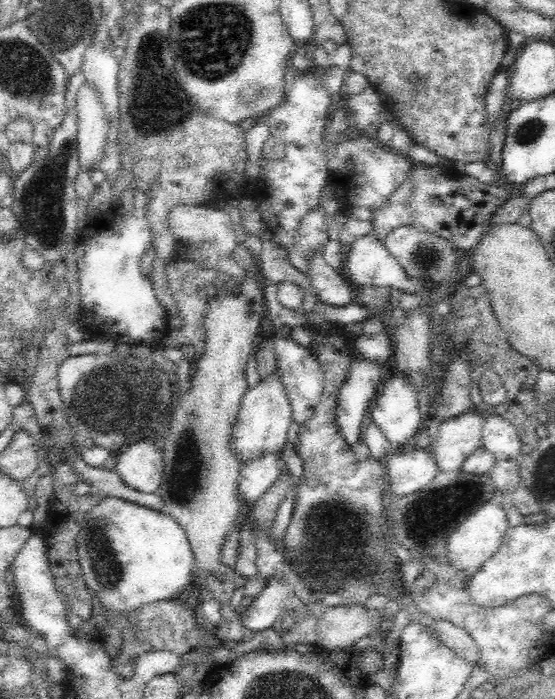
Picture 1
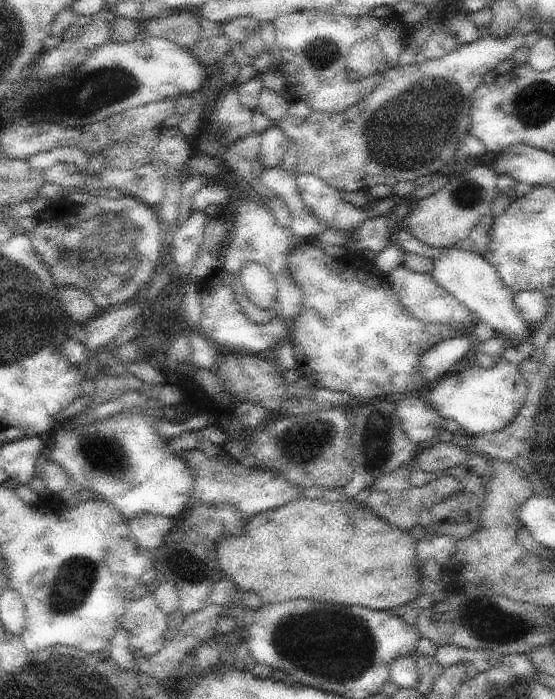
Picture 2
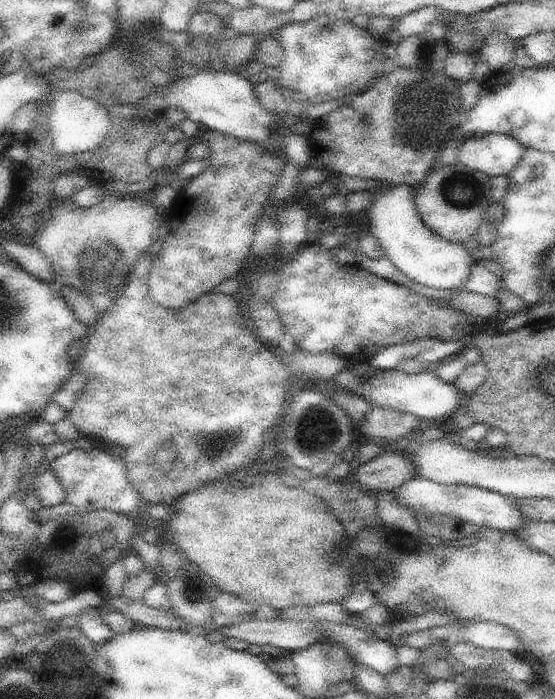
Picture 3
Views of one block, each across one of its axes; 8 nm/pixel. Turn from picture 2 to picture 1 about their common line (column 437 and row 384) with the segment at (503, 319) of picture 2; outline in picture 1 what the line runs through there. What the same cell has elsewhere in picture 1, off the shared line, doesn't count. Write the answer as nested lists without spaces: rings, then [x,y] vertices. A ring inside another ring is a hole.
[[[276,370],[276,378],[260,381],[250,387],[242,397],[242,402],[231,434],[233,452],[241,464],[248,464],[256,458],[264,458],[280,452],[287,443],[287,429],[292,421],[292,409],[281,381],[281,374]]]

